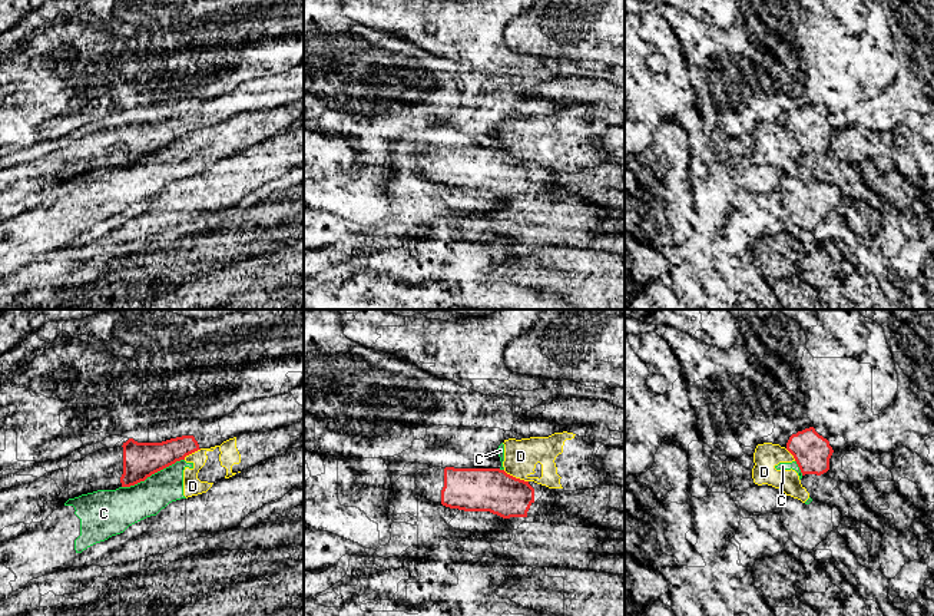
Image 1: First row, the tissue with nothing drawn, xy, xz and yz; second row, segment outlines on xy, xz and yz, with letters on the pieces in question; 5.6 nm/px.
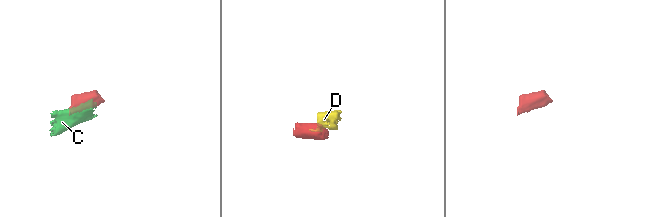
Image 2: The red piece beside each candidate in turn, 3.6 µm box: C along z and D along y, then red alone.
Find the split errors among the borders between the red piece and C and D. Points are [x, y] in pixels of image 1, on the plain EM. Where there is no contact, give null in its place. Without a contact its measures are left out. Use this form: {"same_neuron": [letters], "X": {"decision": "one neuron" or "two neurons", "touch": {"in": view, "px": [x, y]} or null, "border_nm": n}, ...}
{"same_neuron": [], "C": {"decision": "two neurons", "touch": {"in": "xy", "px": [152, 152]}, "border_nm": 380}, "D": {"decision": "two neurons", "touch": {"in": "xz", "px": [514, 156]}, "border_nm": 160}}

